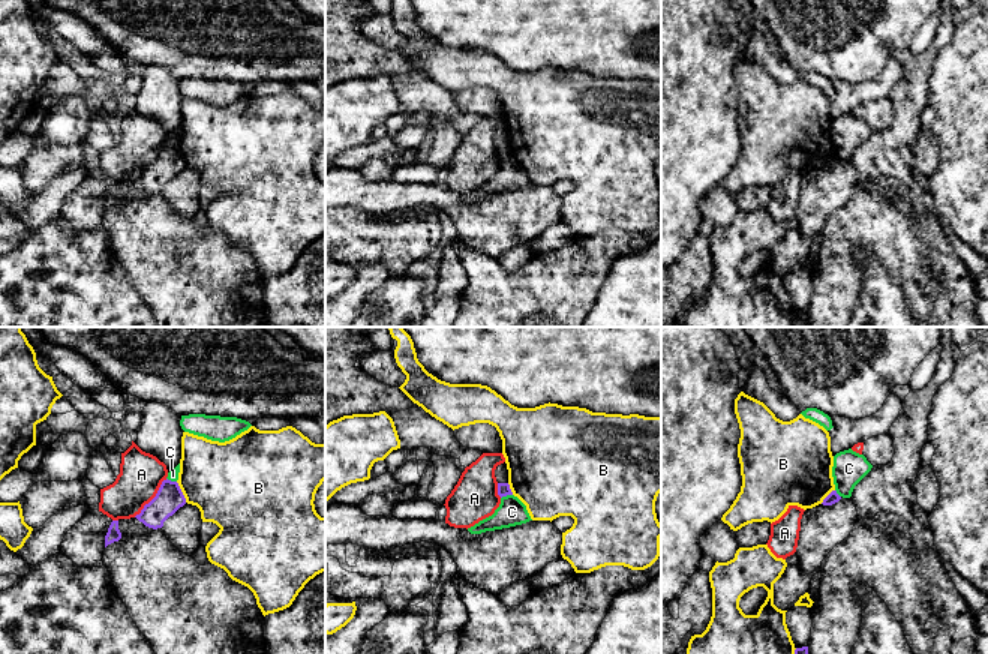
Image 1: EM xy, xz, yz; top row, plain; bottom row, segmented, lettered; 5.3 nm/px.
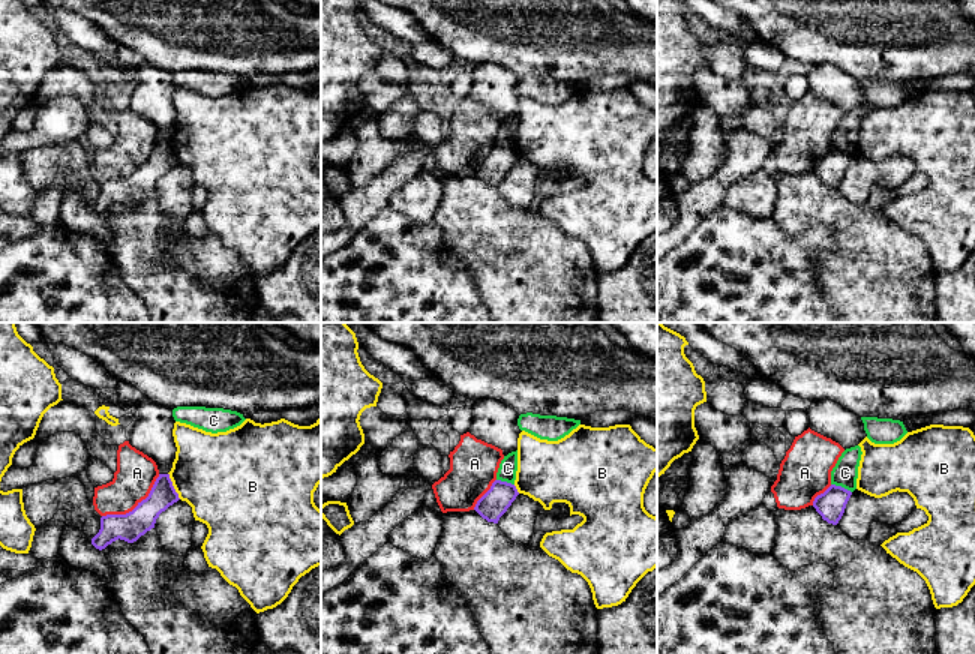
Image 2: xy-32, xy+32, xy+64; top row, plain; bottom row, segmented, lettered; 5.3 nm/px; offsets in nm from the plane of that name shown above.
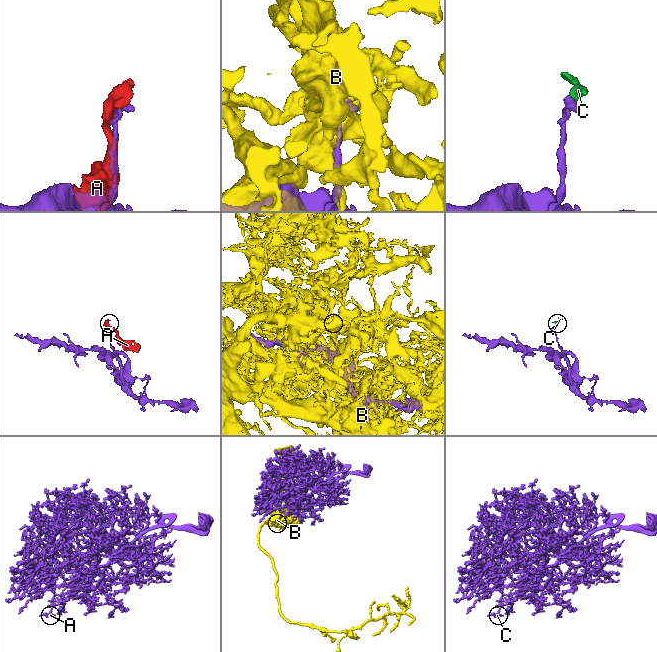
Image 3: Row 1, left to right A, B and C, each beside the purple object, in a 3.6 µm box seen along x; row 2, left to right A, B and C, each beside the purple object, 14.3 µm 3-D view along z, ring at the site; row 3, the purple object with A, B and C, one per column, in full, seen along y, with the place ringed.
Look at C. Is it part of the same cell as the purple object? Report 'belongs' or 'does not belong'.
does not belong

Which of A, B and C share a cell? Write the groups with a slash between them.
A / B / C

